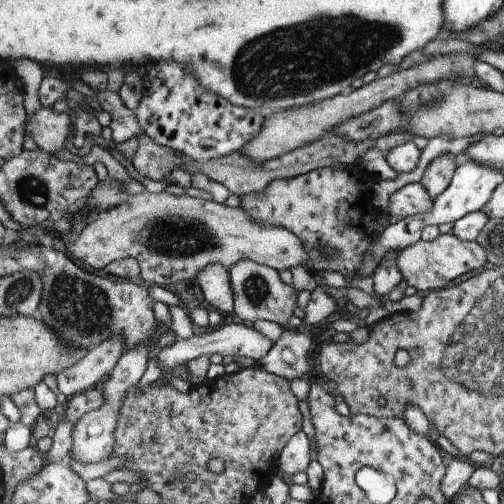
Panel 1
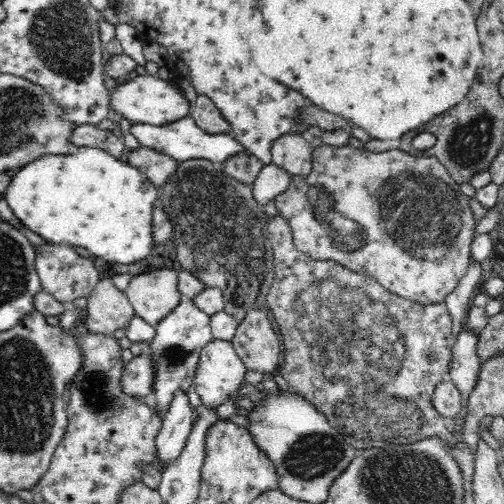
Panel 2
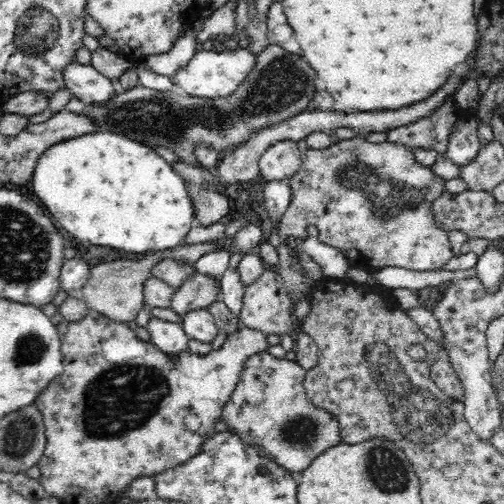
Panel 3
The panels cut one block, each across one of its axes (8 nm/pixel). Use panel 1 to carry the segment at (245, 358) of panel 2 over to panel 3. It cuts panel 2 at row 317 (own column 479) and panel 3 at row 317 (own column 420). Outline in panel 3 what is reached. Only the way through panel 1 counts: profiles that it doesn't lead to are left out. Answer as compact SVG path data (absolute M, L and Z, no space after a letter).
M266 268L262 276L246 284L242 308L242 326L264 330L270 334L290 334L298 324L288 314L286 286L276 268Z

